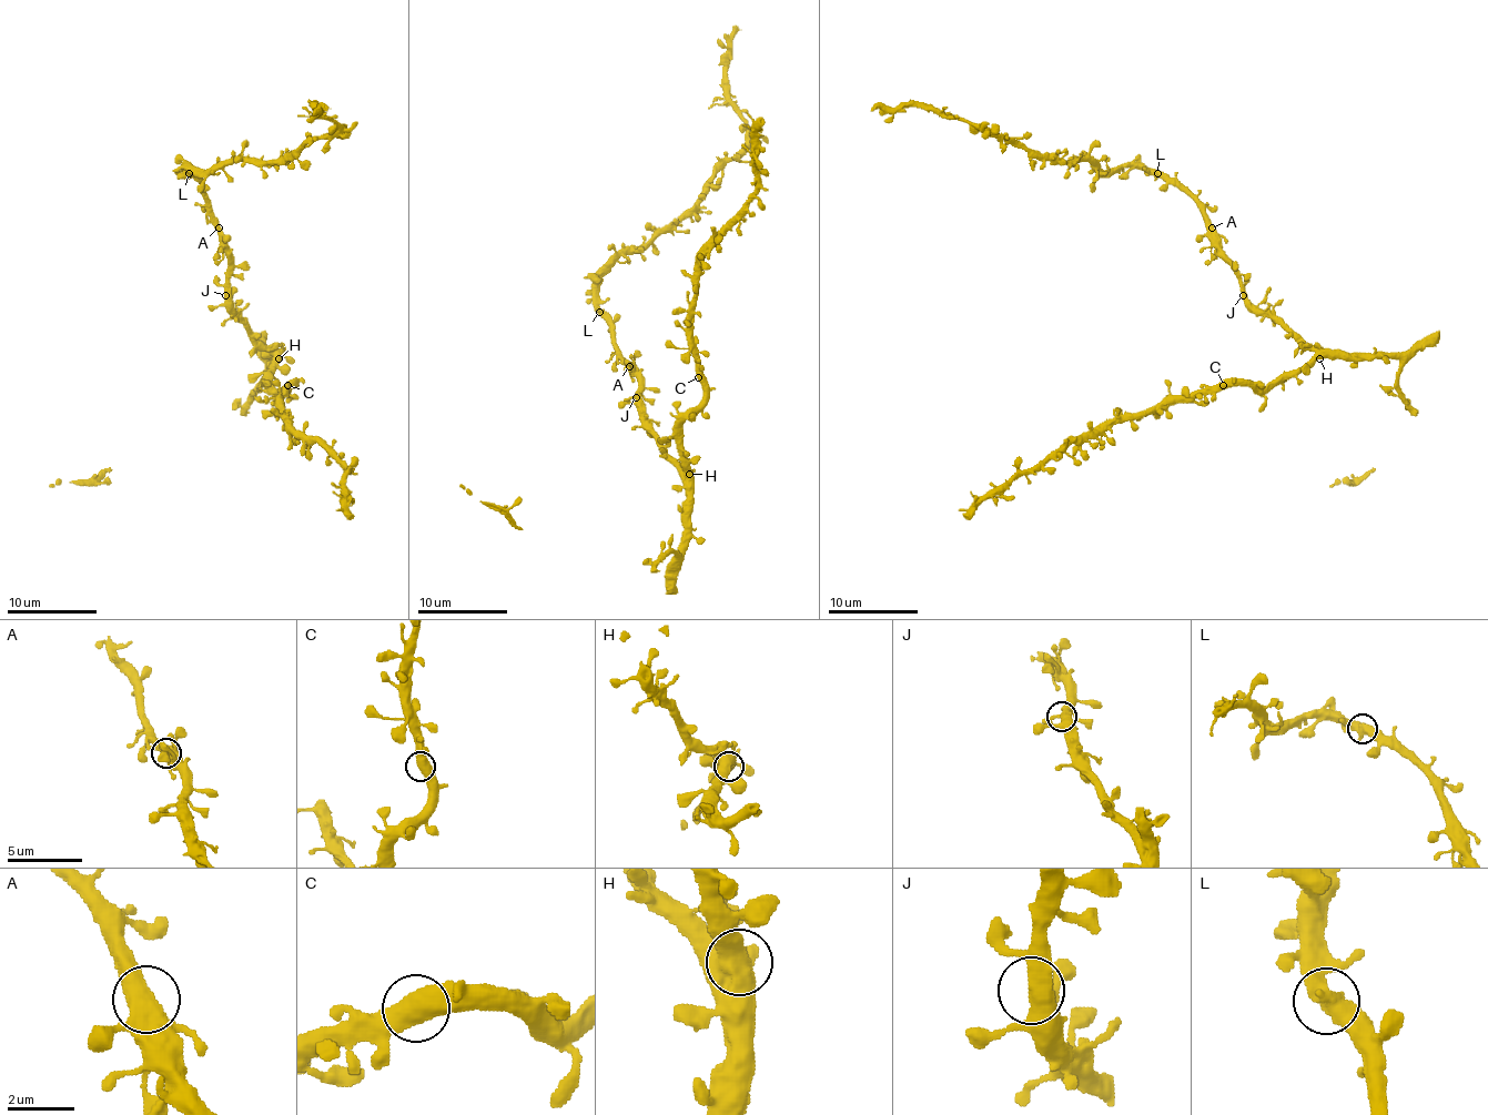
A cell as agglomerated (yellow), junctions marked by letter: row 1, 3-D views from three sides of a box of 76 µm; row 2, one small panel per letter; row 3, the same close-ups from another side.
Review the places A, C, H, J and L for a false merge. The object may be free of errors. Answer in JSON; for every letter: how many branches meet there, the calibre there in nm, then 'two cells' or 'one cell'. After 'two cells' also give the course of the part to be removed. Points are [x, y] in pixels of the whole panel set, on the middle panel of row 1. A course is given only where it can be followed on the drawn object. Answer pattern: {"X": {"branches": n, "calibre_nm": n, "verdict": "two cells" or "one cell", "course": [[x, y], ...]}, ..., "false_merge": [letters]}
{"A": {"branches": 2, "calibre_nm": 550, "verdict": "one cell"}, "C": {"branches": 2, "calibre_nm": 550, "verdict": "one cell"}, "H": {"branches": 3, "calibre_nm": 500, "verdict": "one cell"}, "J": {"branches": 3, "calibre_nm": 400, "verdict": "one cell"}, "L": {"branches": 2, "calibre_nm": 600, "verdict": "one cell"}, "false_merge": []}

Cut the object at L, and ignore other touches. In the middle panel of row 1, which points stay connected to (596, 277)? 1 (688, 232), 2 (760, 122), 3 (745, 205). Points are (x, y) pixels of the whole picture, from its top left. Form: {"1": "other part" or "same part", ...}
{"1": "same part", "2": "other part", "3": "other part"}

